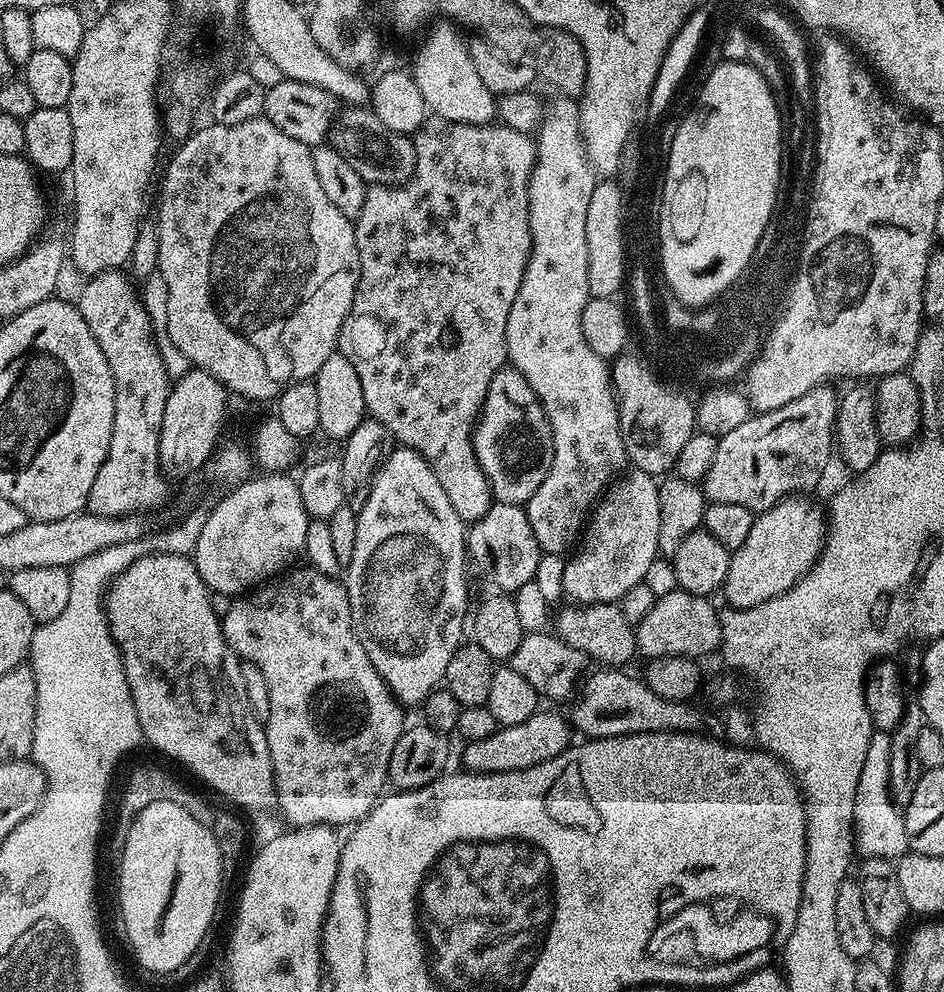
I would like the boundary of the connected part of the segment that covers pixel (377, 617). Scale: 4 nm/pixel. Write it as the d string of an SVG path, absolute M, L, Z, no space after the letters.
M403 446L393 447L384 463L376 469L366 502L356 513L356 521L358 522L358 535L354 537L354 558L350 558L350 562L346 566L346 572L348 572L346 587L352 624L356 628L358 638L362 642L362 646L374 666L374 670L378 670L378 674L387 682L388 688L396 695L396 699L400 701L401 705L423 705L424 699L441 687L446 668L450 666L450 658L454 658L454 654L460 649L461 643L466 636L466 613L469 608L468 580L464 577L464 560L466 564L465 521L460 519L459 514L454 510L454 506L450 504L450 498L446 496L446 490L442 490L442 482L438 482L434 470L422 458L422 454L418 454L412 448Z

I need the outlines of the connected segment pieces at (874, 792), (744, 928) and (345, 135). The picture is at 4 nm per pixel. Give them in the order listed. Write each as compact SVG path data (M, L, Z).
M873 731L870 750L866 750L866 762L858 778L858 790L854 794L854 822L852 830L856 837L856 852L864 858L882 858L897 861L909 851L904 825L904 813L892 801L890 790L890 742L887 732Z
M717 898L686 906L659 924L648 939L647 955L668 964L705 960L708 966L726 966L740 956L751 956L754 950L768 948L771 940L774 940L771 916L735 899Z
M352 106L341 111L328 129L327 143L338 154L354 166L365 185L404 184L412 176L416 165L411 139L399 132L387 132L378 118L367 107Z

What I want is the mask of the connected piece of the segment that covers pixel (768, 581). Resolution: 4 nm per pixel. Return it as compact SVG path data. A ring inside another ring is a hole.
M793 494L786 500L779 500L772 508L756 516L754 526L750 526L750 534L742 546L732 552L730 570L724 579L722 596L725 596L733 605L733 609L753 608L794 586L816 564L820 552L824 549L826 535L826 514L816 504L803 500L803 495Z

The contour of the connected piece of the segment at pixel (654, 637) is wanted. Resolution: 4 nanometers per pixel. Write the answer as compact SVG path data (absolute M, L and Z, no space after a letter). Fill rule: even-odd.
M671 590L657 595L654 606L642 622L635 625L636 647L644 658L654 656L690 656L701 658L707 652L715 653L720 646L721 613L716 613L707 596L691 596L689 592Z

